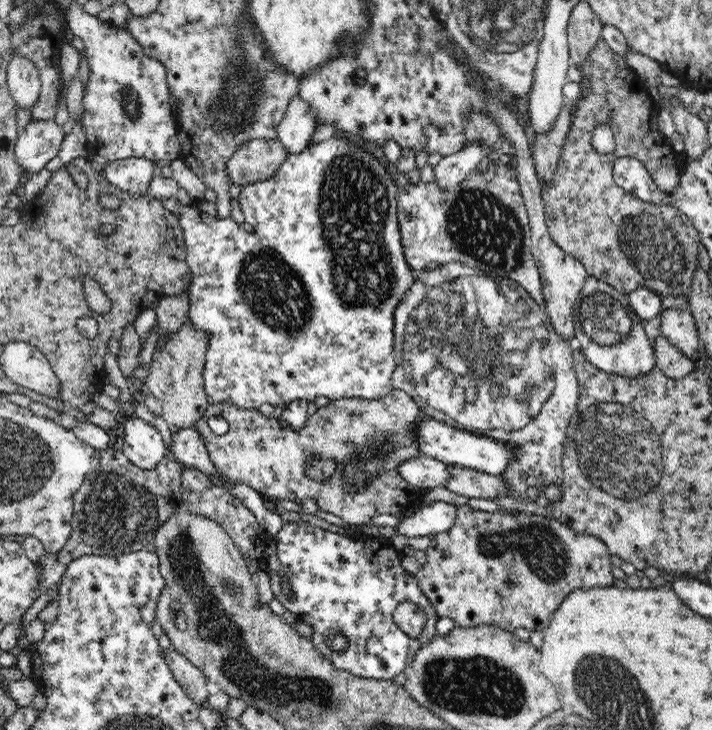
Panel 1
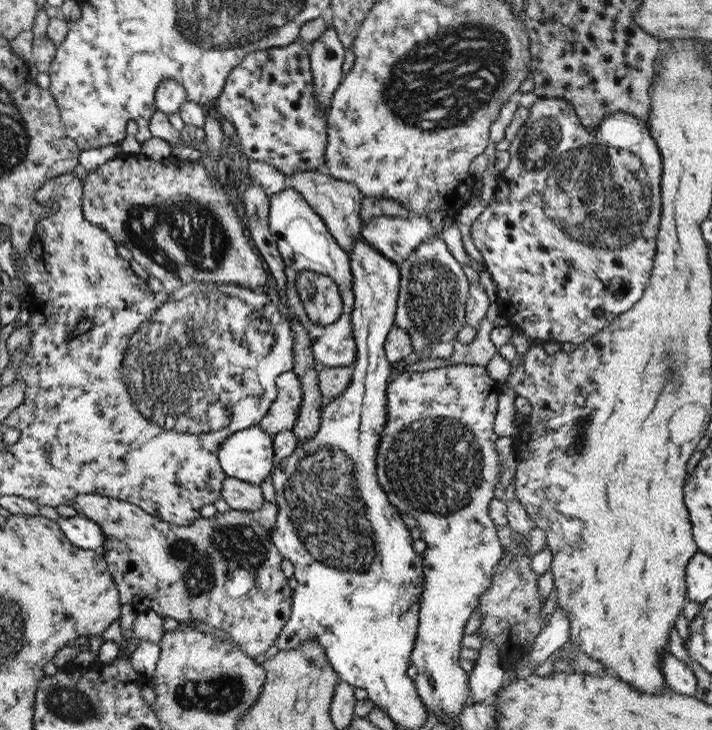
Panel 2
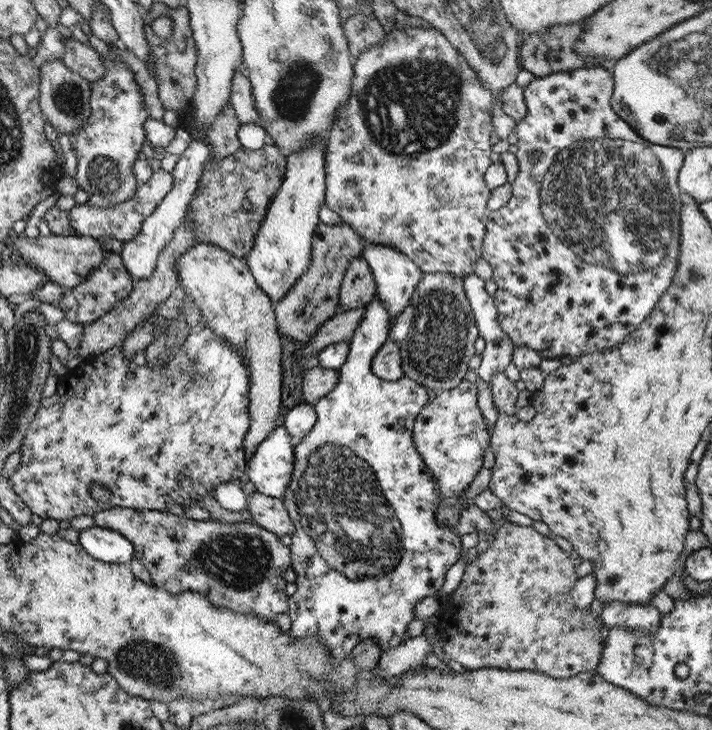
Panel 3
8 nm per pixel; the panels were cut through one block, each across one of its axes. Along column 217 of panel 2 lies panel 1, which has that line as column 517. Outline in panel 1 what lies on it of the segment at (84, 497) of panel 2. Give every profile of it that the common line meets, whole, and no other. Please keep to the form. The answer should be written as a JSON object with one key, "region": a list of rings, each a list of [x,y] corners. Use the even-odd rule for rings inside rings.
{"region":[[[468,503],[457,507],[457,516],[454,526],[448,532],[438,533],[432,536],[431,546],[425,550],[427,555],[427,563],[422,569],[414,575],[417,581],[418,589],[422,595],[430,601],[430,605],[434,607],[438,619],[448,618],[456,626],[462,628],[475,628],[484,625],[496,626],[506,633],[512,633],[518,628],[524,628],[529,633],[533,631],[544,631],[549,626],[550,618],[555,614],[555,610],[560,607],[560,604],[576,590],[589,590],[599,587],[613,586],[613,566],[610,563],[610,554],[607,546],[594,536],[587,536],[586,534],[578,534],[567,526],[560,524],[552,516],[548,515],[531,515],[528,513],[508,512],[504,509],[498,508],[494,512],[474,510]]]}

